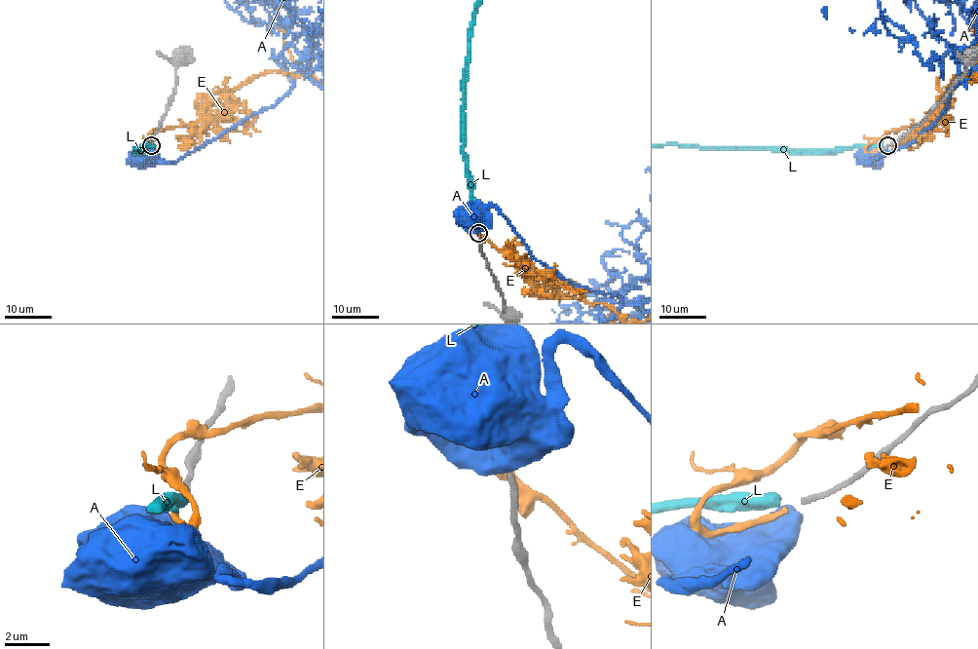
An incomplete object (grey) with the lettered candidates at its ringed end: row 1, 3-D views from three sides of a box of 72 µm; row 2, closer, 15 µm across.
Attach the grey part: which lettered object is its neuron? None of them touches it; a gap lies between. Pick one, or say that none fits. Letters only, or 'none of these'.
E

